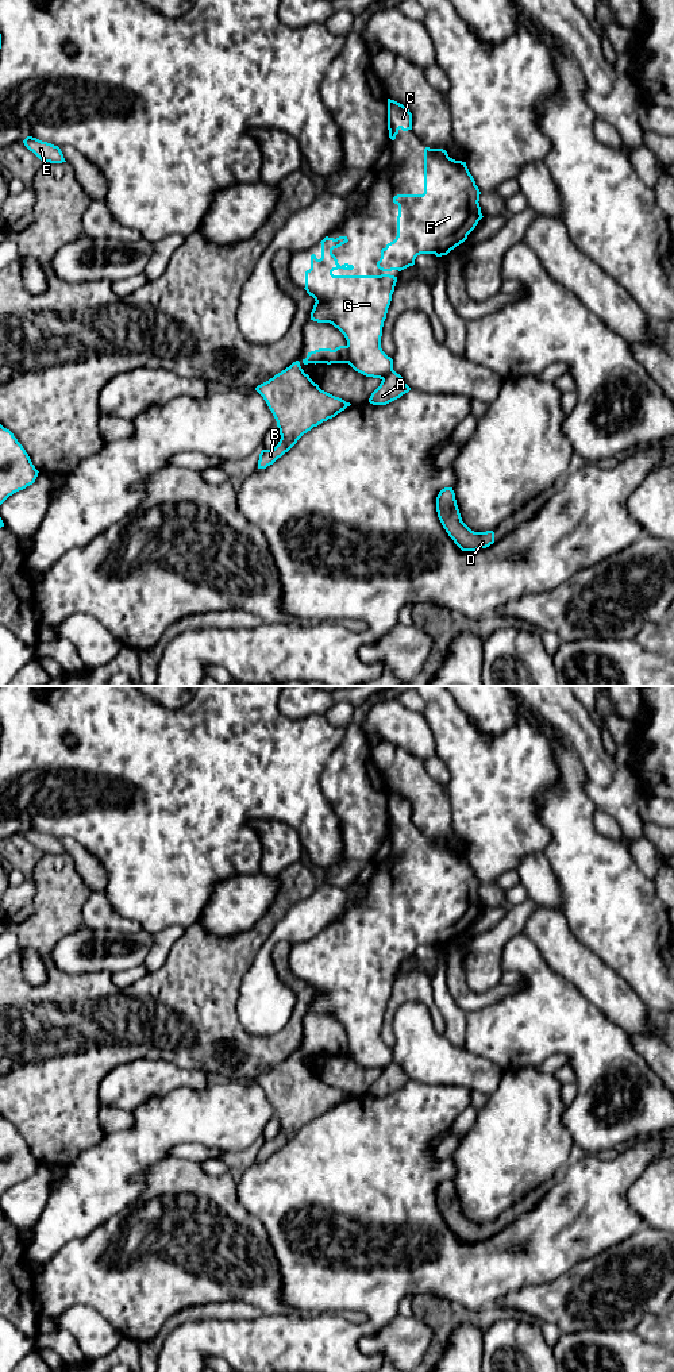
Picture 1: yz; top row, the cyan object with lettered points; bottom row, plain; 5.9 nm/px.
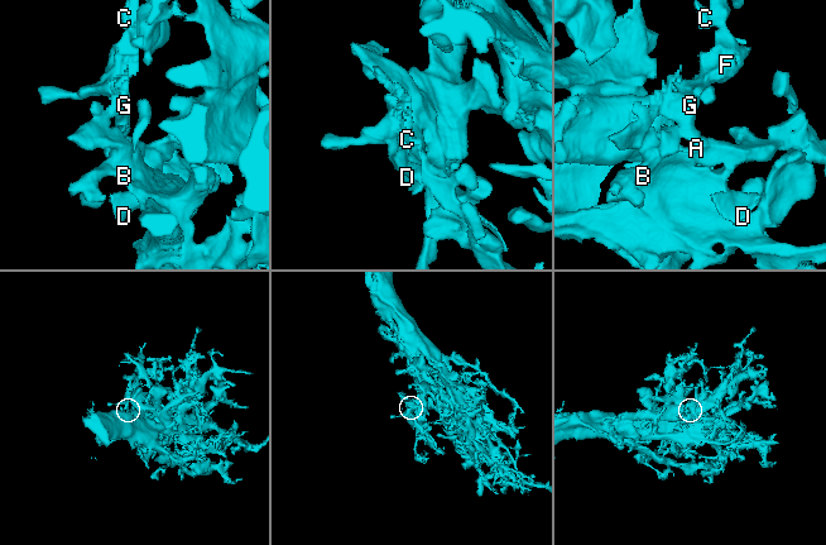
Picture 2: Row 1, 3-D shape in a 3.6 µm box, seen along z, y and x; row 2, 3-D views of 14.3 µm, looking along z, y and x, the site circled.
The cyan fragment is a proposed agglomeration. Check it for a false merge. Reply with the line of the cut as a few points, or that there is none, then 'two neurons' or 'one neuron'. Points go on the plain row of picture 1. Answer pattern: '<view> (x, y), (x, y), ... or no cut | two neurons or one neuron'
yz (346, 1037), (347, 1053) | two neurons

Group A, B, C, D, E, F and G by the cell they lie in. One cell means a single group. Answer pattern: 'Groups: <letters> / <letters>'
Groups: A B D E / C F G

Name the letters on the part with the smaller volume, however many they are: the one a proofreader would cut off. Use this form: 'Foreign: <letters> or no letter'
Foreign: C, F, G

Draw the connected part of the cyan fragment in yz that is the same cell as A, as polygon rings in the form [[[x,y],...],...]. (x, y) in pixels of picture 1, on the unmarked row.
[[[392,1061],[371,1084],[369,1094],[373,1097],[386,1097],[409,1082],[411,1079],[405,1075],[403,1068]]]

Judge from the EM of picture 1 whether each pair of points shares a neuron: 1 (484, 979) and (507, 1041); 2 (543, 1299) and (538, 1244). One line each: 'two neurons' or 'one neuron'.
1: two neurons
2: two neurons

